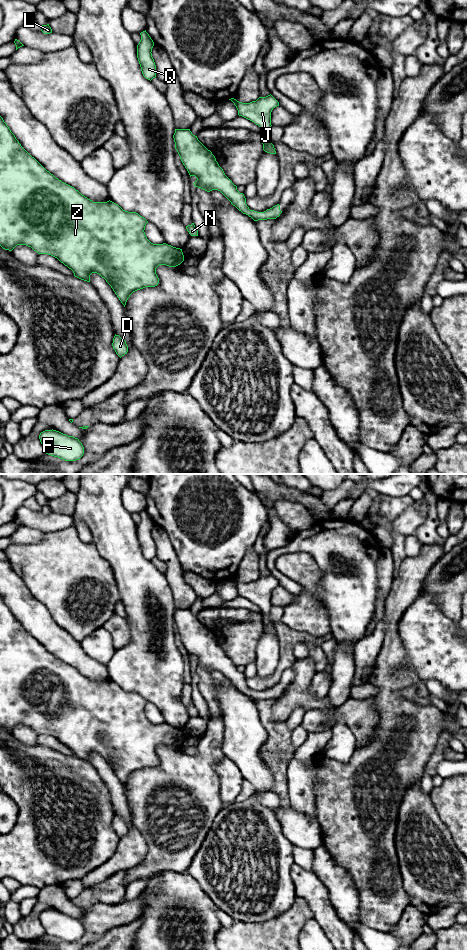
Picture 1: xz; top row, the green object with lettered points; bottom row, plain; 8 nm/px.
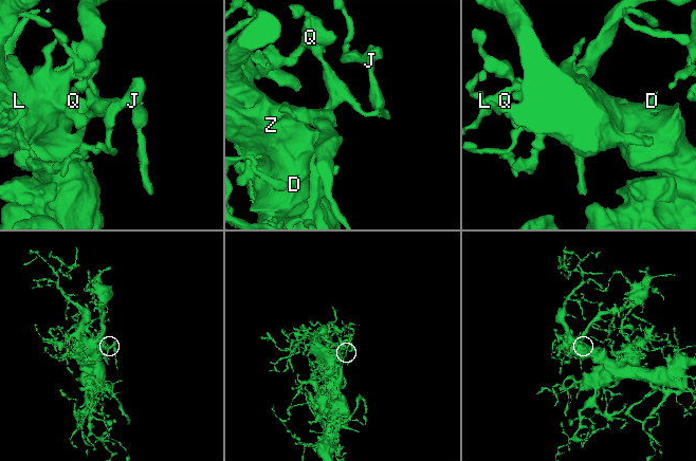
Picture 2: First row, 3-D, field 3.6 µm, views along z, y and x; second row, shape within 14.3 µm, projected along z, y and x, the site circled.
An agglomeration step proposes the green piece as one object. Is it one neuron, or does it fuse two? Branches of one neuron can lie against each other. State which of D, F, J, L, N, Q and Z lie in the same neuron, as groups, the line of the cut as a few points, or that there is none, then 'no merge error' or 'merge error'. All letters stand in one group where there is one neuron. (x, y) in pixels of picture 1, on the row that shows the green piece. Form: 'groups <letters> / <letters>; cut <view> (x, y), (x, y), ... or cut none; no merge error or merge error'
groups D F J L N Q Z; cut none; no merge error

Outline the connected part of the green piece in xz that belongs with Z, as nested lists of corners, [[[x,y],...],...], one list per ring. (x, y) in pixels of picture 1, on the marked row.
[[[0,116],[0,246],[3,249],[12,251],[17,245],[26,245],[31,247],[38,254],[48,254],[57,258],[61,263],[73,271],[75,277],[87,282],[90,282],[90,275],[92,273],[97,273],[111,286],[125,307],[128,298],[133,292],[145,287],[155,287],[158,285],[159,278],[156,274],[156,268],[159,265],[176,267],[184,261],[182,249],[166,243],[153,244],[147,239],[144,232],[147,223],[148,221],[138,213],[125,211],[118,204],[110,200],[107,202],[93,202],[82,195],[74,187],[56,178],[21,146],[15,135]]]

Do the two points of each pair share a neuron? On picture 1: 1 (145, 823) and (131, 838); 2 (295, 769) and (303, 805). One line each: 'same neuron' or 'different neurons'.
1: different neurons
2: same neuron

